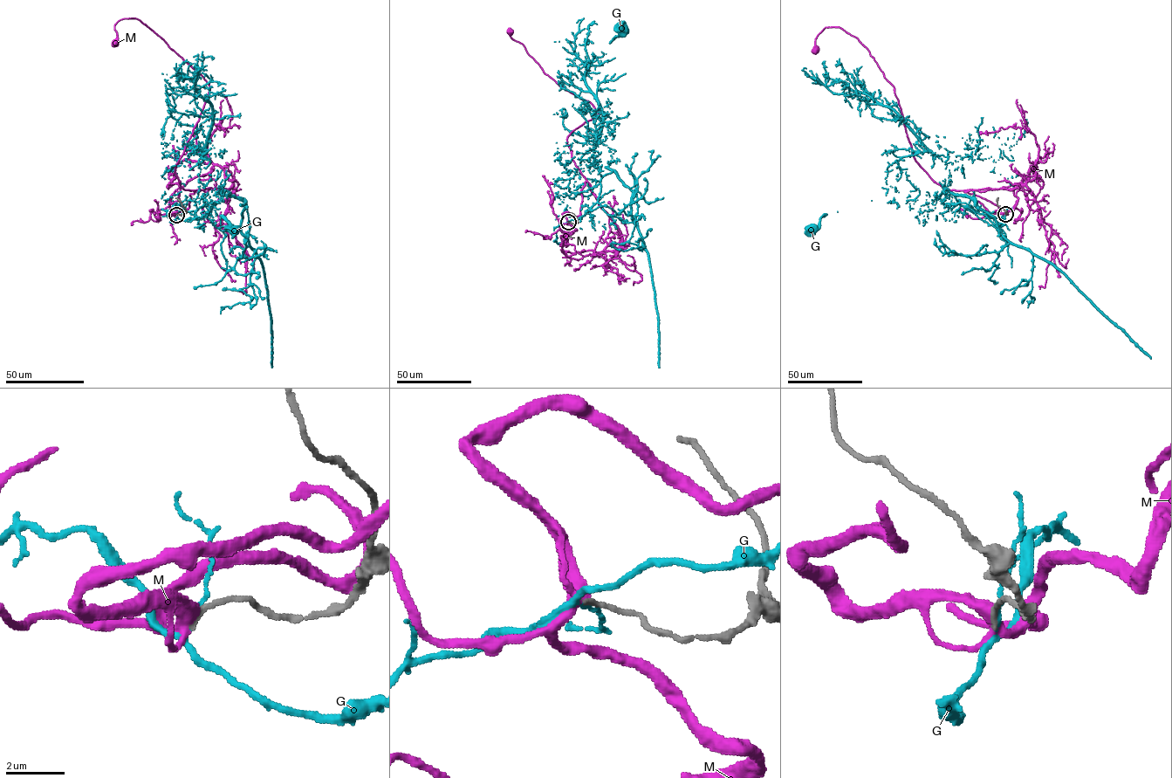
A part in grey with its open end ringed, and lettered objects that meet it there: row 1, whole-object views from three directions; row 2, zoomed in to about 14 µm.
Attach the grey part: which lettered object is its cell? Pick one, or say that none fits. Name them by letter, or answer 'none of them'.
M

